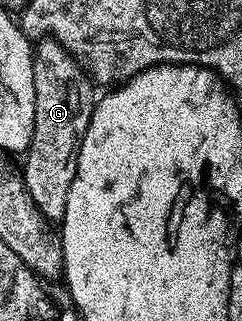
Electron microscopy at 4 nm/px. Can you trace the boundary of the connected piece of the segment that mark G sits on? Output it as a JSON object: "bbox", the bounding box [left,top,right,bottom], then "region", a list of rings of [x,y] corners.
{"bbox":[20,39,96,222],"region":[[[42,39],[33,46],[34,61],[32,62],[32,79],[34,80],[34,126],[32,127],[32,139],[30,146],[24,154],[26,162],[22,165],[20,180],[26,186],[26,193],[37,207],[39,215],[47,222],[61,222],[64,215],[64,207],[68,201],[68,187],[72,187],[72,179],[76,173],[78,162],[78,145],[86,134],[86,128],[90,122],[90,114],[94,112],[96,93],[93,93],[92,82],[87,70],[83,69],[71,53],[63,49],[59,41]]]}

